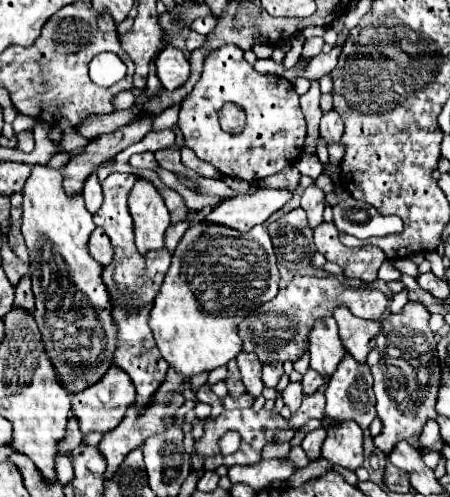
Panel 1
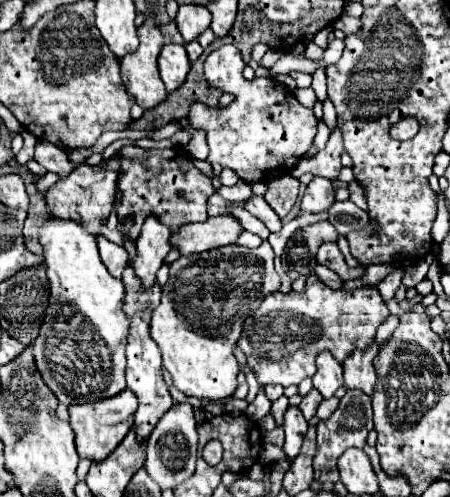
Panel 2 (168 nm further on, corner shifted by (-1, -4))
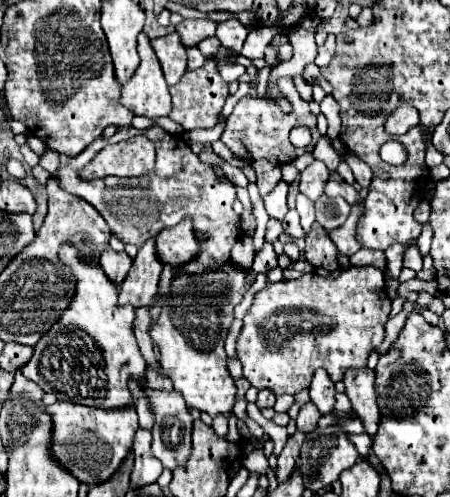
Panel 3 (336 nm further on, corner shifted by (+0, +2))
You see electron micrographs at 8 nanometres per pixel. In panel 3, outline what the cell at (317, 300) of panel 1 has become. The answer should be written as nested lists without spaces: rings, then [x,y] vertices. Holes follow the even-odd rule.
[[[348,267],[340,277],[320,277],[316,273],[302,275],[294,281],[270,283],[254,295],[252,307],[244,317],[242,331],[236,341],[238,359],[244,367],[244,377],[256,387],[270,387],[276,395],[298,393],[310,387],[316,369],[328,369],[332,381],[340,381],[350,367],[366,367],[372,349],[384,341],[384,325],[390,315],[390,297],[386,293],[384,273],[376,267]]]

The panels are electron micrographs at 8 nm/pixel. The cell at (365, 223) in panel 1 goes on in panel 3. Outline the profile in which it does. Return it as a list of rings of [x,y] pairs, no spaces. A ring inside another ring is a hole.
[[[320,197],[316,201],[316,221],[328,231],[334,227],[340,227],[346,221],[348,213],[350,213],[350,203],[342,197],[336,197],[336,199]]]

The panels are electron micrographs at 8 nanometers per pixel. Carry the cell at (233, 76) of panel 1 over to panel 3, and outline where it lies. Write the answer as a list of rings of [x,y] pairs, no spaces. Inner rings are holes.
[[[278,79],[276,81],[276,87],[280,89],[280,93],[286,97],[286,101],[292,105],[292,111],[290,113],[284,113],[280,107],[278,107],[278,103],[274,101],[274,99],[270,99],[268,95],[264,95],[264,97],[242,97],[240,101],[238,101],[238,105],[234,107],[234,111],[232,111],[232,115],[226,119],[226,127],[224,127],[224,133],[222,133],[222,143],[234,153],[234,155],[238,155],[240,159],[244,159],[244,161],[258,161],[258,159],[266,159],[266,161],[270,161],[270,163],[274,163],[274,165],[282,166],[284,163],[290,163],[290,161],[294,161],[296,157],[300,157],[302,153],[306,153],[306,151],[312,151],[312,147],[316,145],[316,141],[318,141],[318,137],[320,137],[320,133],[318,133],[318,129],[316,129],[316,117],[314,117],[314,113],[310,111],[310,107],[308,107],[308,103],[298,95],[298,91],[296,91],[296,87],[294,87],[294,83],[292,83],[292,79]],[[300,125],[306,125],[310,131],[312,131],[312,143],[308,145],[308,147],[304,147],[304,149],[300,149],[300,147],[294,147],[292,143],[290,143],[290,139],[288,139],[288,135],[290,135],[290,131],[294,129],[294,127],[300,127]]]

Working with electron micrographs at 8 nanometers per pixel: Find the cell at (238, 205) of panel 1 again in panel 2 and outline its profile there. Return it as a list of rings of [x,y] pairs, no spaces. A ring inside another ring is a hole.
[[[209,217],[203,223],[187,223],[171,233],[171,247],[177,247],[181,255],[203,253],[215,247],[235,243],[243,231],[241,221],[235,217]]]

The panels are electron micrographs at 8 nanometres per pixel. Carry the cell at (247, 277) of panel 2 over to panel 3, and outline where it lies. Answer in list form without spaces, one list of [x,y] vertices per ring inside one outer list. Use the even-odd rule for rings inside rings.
[[[226,261],[224,269],[212,269],[212,273],[196,273],[196,277],[188,277],[188,273],[180,273],[180,269],[184,269],[184,265],[178,265],[172,269],[174,277],[170,283],[170,293],[164,297],[162,311],[156,323],[150,327],[150,337],[162,353],[160,365],[164,367],[166,375],[172,379],[174,389],[184,395],[186,405],[190,409],[206,411],[212,417],[216,413],[230,415],[234,397],[236,397],[236,385],[228,373],[224,341],[234,321],[234,307],[244,299],[244,293],[250,289],[250,281],[248,281],[250,269],[240,269],[232,261]]]

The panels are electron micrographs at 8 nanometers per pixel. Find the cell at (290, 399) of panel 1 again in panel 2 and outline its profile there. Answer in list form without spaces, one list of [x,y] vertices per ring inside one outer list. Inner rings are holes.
[[[289,407],[285,413],[285,445],[283,445],[283,451],[289,463],[299,455],[307,427],[309,425],[301,415],[301,411],[297,407]]]

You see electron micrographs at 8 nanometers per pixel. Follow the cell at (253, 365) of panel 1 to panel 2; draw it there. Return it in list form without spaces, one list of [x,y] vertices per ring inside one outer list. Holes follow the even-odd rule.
[[[259,391],[259,395],[255,397],[255,401],[249,403],[245,415],[247,415],[251,421],[259,421],[259,419],[263,419],[269,411],[271,411],[271,401],[265,399],[265,393],[263,393],[263,391]]]

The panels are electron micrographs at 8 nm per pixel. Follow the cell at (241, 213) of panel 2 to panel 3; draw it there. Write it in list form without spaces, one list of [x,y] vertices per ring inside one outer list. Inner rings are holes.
[[[265,240],[263,245],[263,250],[260,250],[254,258],[253,264],[250,268],[250,277],[248,281],[250,284],[253,284],[256,280],[256,276],[259,273],[266,273],[269,270],[278,266],[277,255],[273,249],[273,246],[270,242]]]

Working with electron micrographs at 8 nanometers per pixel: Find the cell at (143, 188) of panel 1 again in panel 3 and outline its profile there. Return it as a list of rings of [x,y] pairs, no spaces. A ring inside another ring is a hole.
[[[152,237],[140,247],[138,255],[132,259],[132,269],[128,271],[128,277],[120,283],[120,305],[150,305],[154,293],[158,291],[160,271],[162,263],[160,257],[156,257],[156,237]]]

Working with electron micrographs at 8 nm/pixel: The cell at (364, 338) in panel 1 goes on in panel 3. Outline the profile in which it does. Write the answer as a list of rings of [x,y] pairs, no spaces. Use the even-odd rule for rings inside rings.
[[[364,367],[364,369],[348,369],[344,373],[344,385],[346,385],[346,395],[352,401],[352,411],[356,417],[362,419],[366,433],[370,437],[376,435],[378,421],[380,421],[380,409],[376,403],[376,391],[374,391],[374,371]]]

